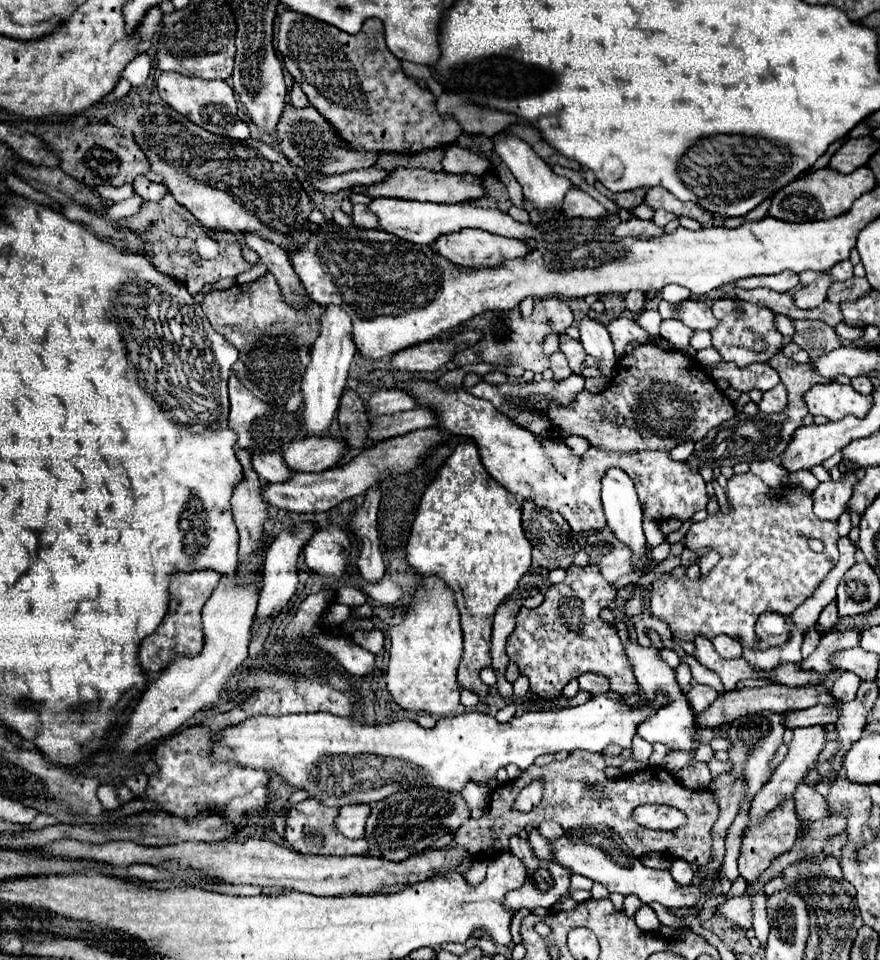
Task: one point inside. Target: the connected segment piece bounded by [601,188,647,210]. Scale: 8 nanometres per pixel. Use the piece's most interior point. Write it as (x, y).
(629, 200)

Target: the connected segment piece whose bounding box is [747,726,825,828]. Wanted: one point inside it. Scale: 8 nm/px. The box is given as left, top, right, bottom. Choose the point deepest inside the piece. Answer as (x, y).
(808, 742)

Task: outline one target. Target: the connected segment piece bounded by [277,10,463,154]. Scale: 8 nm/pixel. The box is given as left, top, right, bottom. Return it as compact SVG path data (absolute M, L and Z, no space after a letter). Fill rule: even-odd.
M285 10L279 16L279 34L277 48L283 56L285 68L301 84L309 102L335 126L339 136L357 150L377 150L377 152L401 152L415 154L427 148L449 146L463 130L453 118L439 116L435 112L435 96L423 90L413 78L405 76L401 70L399 58L395 58L385 46L383 24L377 18L369 18L363 22L359 34L347 34L331 24L315 20L311 16Z

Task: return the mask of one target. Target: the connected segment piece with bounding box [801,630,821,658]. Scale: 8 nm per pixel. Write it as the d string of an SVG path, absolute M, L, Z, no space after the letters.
M811 630L811 632L807 632L807 636L805 636L805 640L803 640L803 648L801 648L801 652L803 652L803 658L807 658L815 648L817 648L817 644L819 644L819 632L815 632L815 630Z

